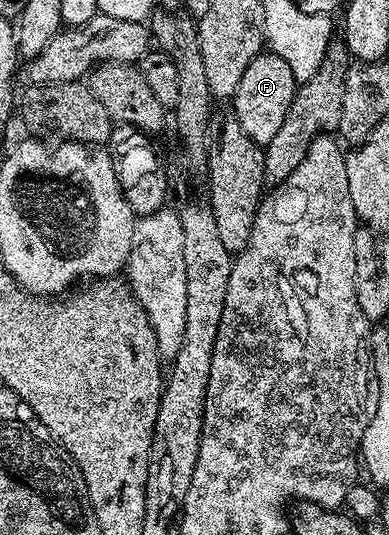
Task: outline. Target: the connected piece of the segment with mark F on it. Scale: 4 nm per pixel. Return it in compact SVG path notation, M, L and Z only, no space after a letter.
M262 51L247 63L247 71L243 71L243 79L239 79L239 87L231 99L232 116L257 145L267 146L279 135L279 127L283 127L283 119L287 119L298 84L295 75L291 75L291 67L287 67L287 62L279 59L279 55Z

